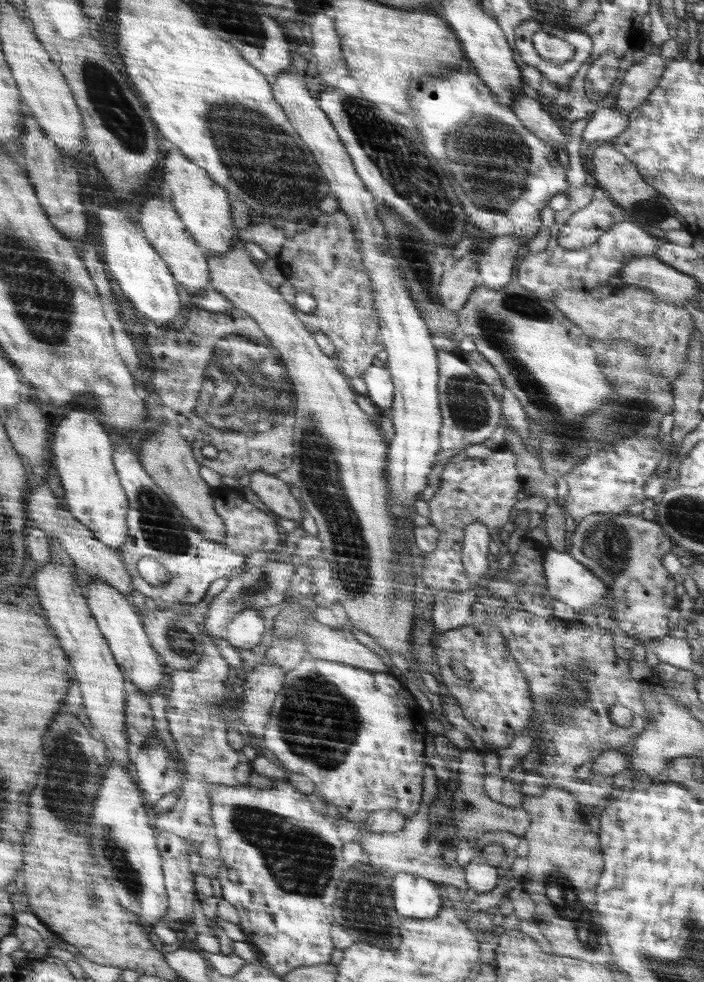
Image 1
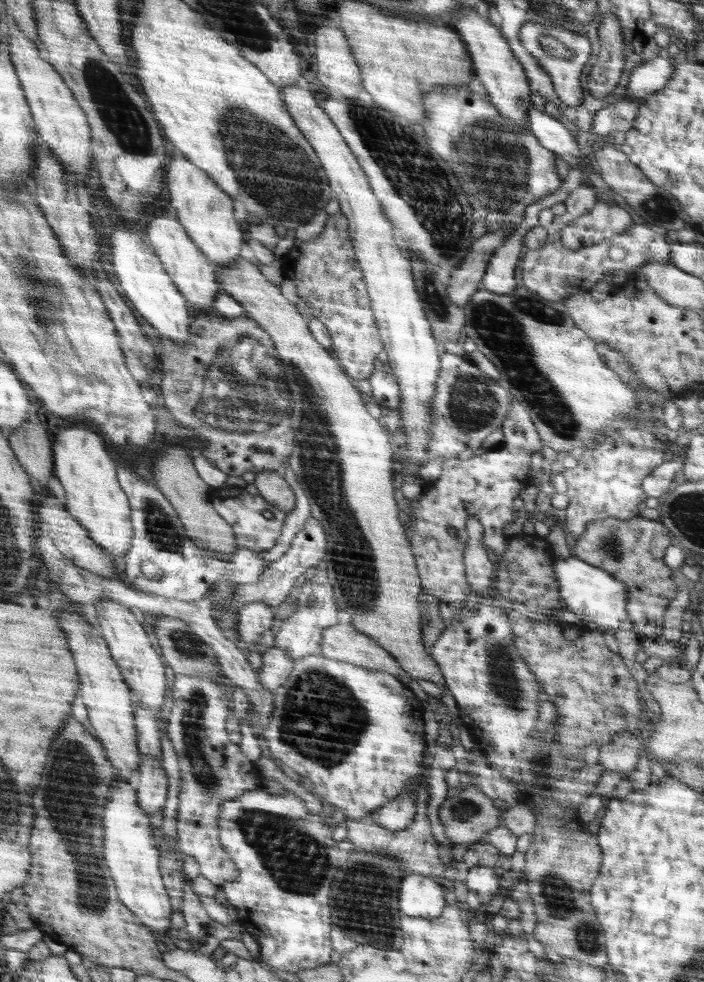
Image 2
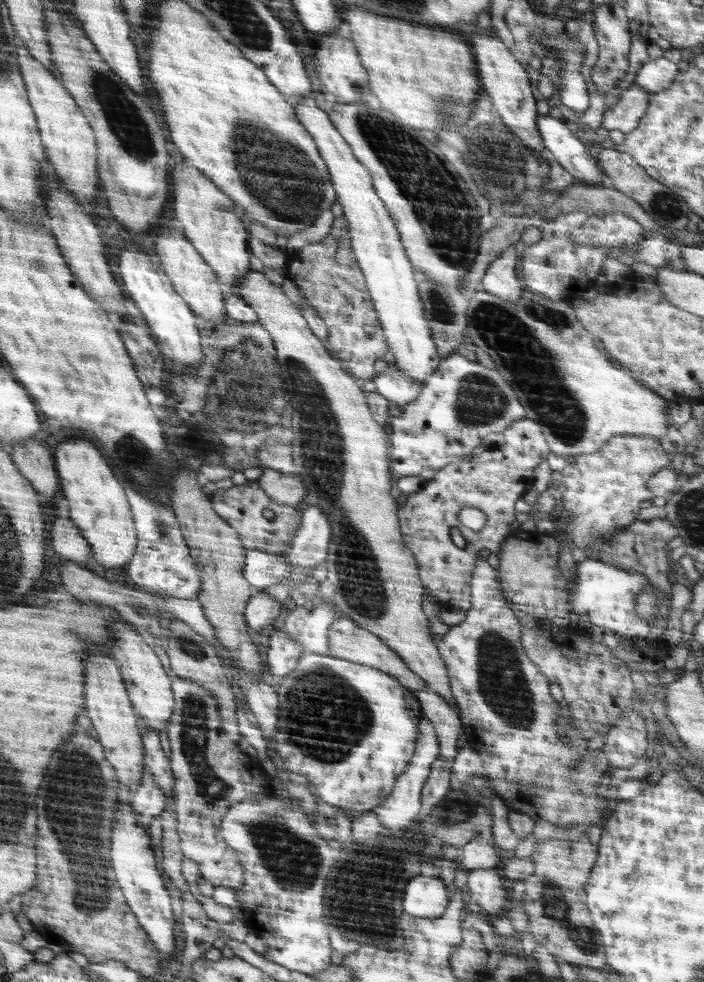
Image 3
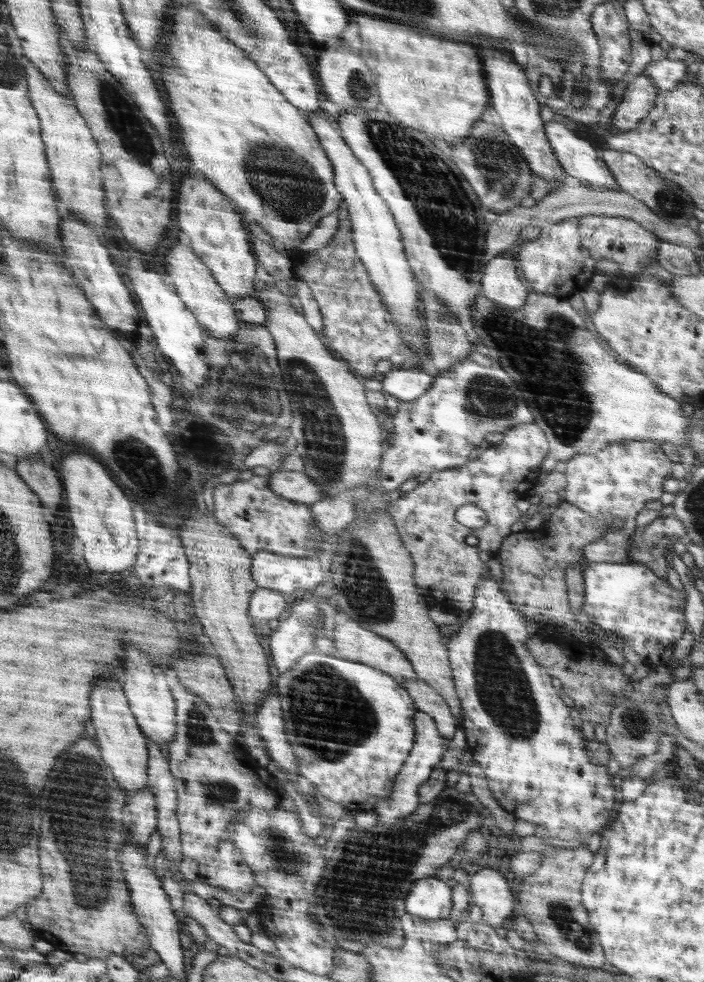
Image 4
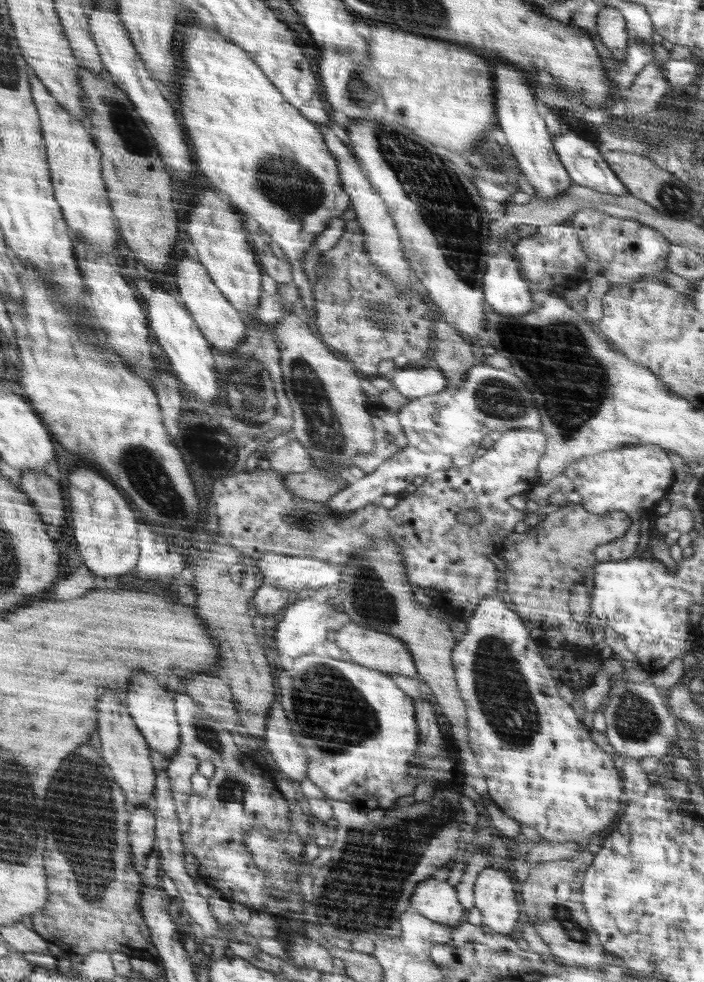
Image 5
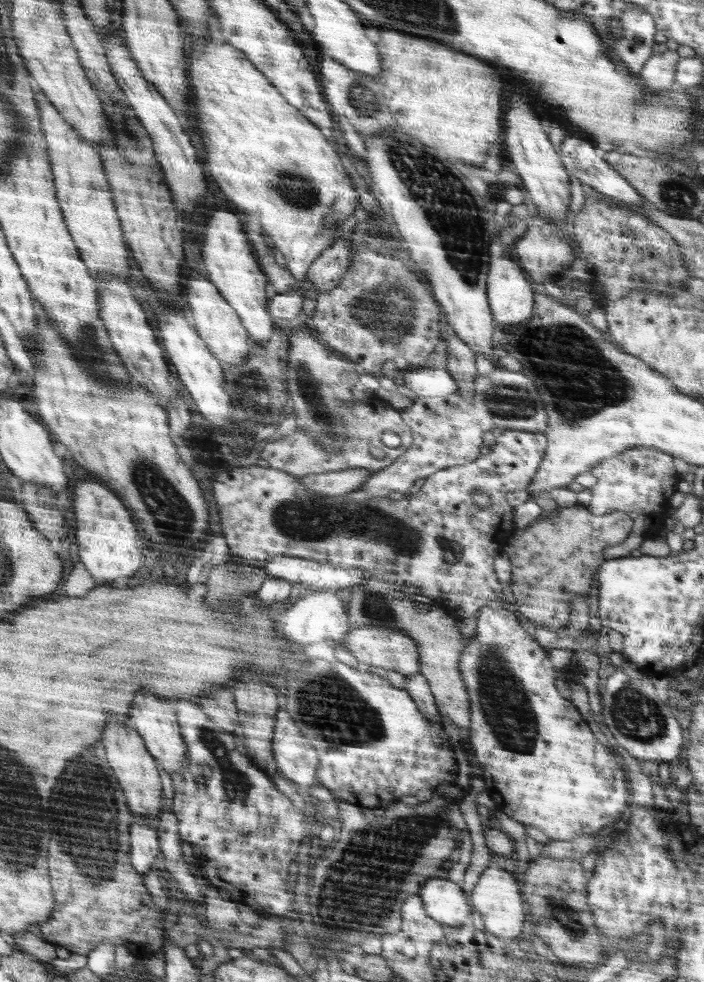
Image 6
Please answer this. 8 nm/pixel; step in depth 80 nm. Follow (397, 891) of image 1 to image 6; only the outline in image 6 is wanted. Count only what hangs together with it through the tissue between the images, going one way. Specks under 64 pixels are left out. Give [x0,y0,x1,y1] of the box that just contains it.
[418,879,471,927]

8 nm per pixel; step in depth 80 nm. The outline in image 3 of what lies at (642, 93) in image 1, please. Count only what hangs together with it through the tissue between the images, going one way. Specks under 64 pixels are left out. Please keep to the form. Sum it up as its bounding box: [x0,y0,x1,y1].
[633,57,678,93]

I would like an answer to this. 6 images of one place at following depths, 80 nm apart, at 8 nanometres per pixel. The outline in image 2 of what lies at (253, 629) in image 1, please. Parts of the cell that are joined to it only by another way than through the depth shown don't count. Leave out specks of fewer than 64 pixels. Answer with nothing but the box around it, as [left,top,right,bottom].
[238,602,278,649]

